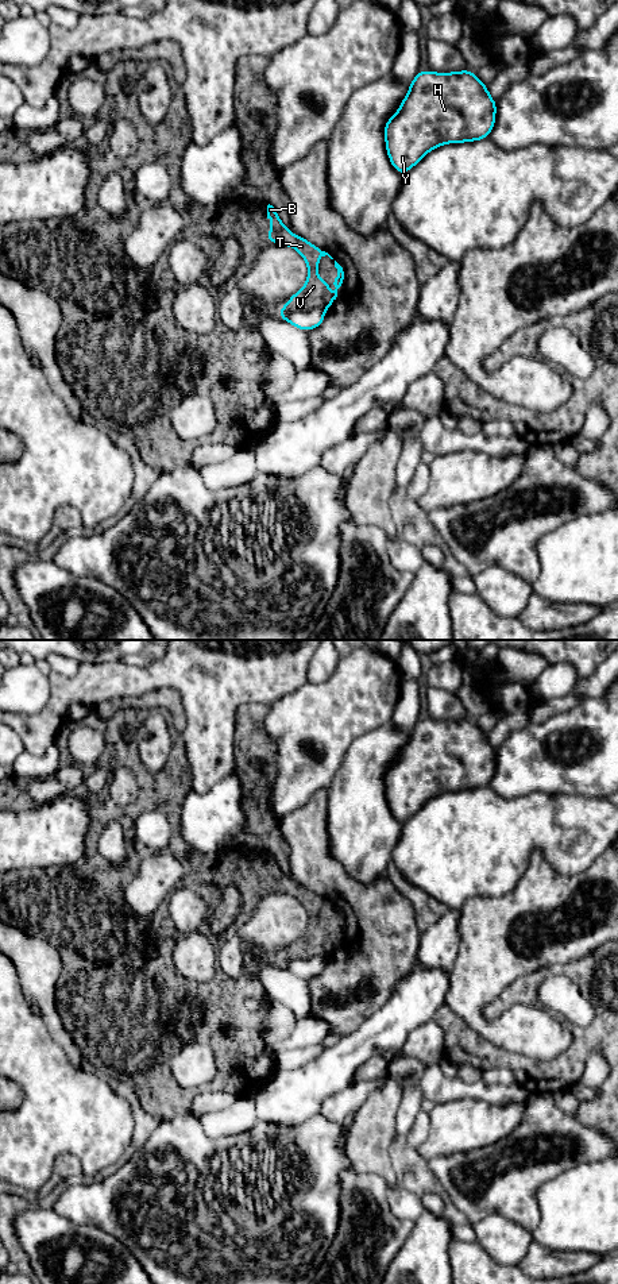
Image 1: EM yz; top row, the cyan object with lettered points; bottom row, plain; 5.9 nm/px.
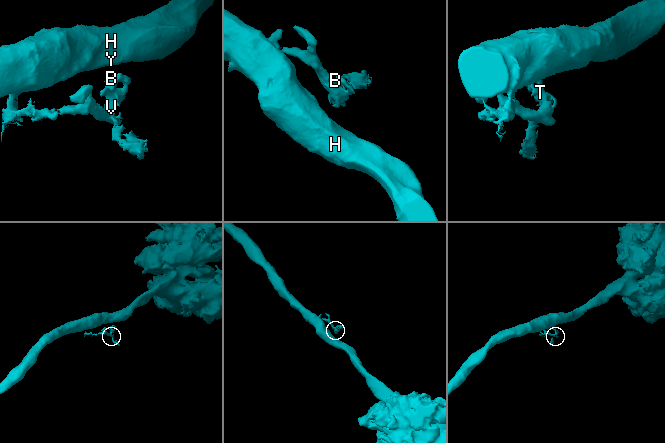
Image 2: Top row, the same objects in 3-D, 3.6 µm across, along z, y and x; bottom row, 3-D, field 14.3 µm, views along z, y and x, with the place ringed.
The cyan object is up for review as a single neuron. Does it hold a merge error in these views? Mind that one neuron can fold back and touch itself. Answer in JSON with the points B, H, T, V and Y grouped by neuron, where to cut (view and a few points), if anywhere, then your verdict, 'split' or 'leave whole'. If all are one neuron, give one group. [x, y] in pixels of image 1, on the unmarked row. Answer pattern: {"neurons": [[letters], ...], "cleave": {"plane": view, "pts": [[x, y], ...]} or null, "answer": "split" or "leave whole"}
{"neurons": [["B", "T", "V"], ["H", "Y"]], "cleave": {"plane": "yz", "pts": [[284, 953], [290, 959], [324, 959]]}, "answer": "split"}

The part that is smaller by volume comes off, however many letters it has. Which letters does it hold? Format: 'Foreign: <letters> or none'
Foreign: B, T, V

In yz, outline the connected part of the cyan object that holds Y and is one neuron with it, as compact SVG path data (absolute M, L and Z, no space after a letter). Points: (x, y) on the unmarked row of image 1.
M468 717L451 721L418 720L399 757L385 772L386 799L393 815L403 824L429 799L448 791L488 786L495 774L497 749L475 721Z

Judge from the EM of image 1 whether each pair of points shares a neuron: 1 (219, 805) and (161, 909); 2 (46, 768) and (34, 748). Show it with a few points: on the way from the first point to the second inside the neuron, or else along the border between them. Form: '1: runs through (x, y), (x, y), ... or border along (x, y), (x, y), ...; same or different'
1: runs through (205, 832), (204, 849), (169, 882); same
2: border along (26, 750), (38, 756), (45, 752); different

